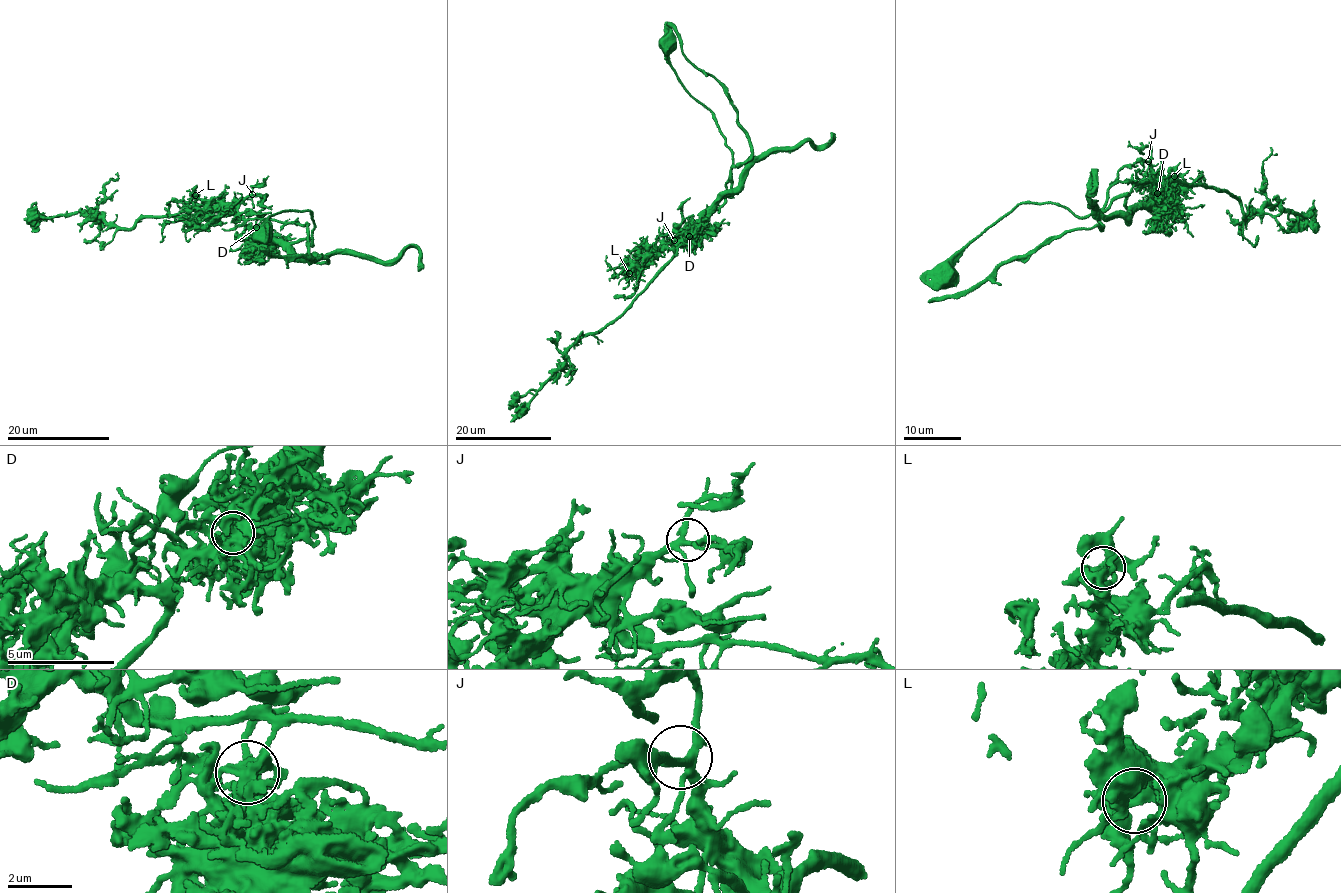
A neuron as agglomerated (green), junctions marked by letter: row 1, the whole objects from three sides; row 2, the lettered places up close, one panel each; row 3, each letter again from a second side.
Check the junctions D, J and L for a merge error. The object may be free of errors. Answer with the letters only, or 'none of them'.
D

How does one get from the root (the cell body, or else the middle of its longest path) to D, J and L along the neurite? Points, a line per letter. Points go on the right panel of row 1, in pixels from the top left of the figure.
D: (947, 277), (951, 261), (1017, 205), (1052, 203), (1086, 217), (1119, 197), (1127, 207), (1147, 204), (1157, 192)
J: (947, 277), (951, 261), (1017, 205), (1052, 203), (1086, 217), (1103, 206), (1115, 184), (1152, 184), (1148, 161)
L: (947, 277), (951, 261), (1017, 205), (1052, 203), (1086, 217), (1115, 184), (1161, 188), (1174, 176)

